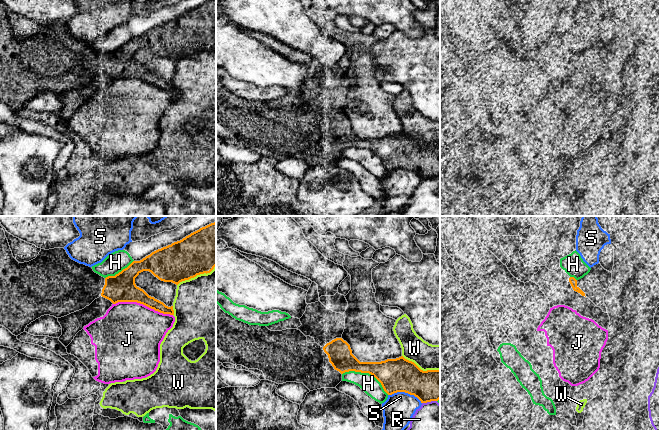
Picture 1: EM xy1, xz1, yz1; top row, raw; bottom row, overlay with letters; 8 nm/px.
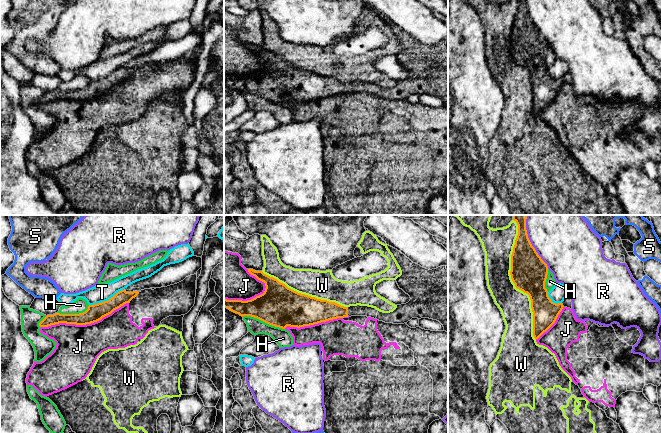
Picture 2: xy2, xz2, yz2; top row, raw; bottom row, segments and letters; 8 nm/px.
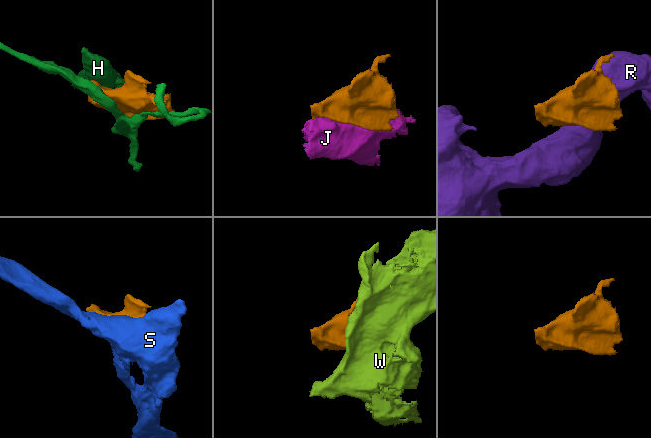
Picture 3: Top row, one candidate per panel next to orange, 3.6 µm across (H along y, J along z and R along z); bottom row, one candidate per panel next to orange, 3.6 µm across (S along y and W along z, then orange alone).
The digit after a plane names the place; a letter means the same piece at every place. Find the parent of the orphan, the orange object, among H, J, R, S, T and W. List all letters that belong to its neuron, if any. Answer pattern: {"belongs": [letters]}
{"belongs": []}

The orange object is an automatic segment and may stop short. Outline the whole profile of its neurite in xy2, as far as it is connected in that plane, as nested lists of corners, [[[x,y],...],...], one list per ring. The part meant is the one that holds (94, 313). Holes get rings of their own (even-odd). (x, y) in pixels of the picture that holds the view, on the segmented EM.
[[[121,290],[117,292],[109,300],[89,305],[88,309],[79,314],[60,314],[55,313],[53,315],[47,315],[40,323],[40,327],[48,327],[51,325],[66,323],[66,324],[76,324],[76,325],[86,325],[97,322],[103,317],[111,314],[114,310],[120,308],[126,303],[135,298],[139,294],[138,291],[126,292]]]

